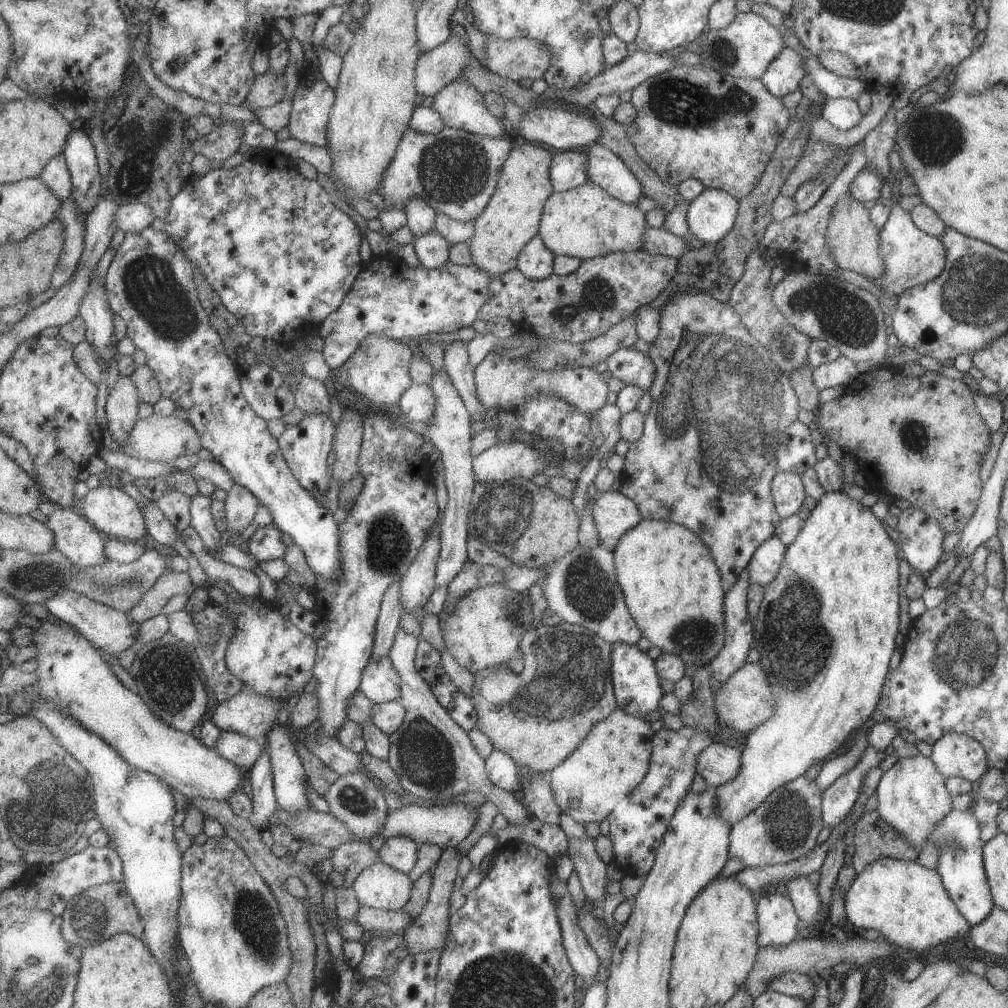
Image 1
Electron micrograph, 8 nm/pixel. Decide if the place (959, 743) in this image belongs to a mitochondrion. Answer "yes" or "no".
no

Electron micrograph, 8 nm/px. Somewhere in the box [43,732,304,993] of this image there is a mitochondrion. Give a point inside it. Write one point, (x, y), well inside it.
(254, 918)

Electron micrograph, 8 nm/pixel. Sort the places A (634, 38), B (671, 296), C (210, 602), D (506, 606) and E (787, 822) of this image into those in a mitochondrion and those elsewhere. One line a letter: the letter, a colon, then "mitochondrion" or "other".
A: other
B: other
C: other
D: mitochondrion
E: mitochondrion

